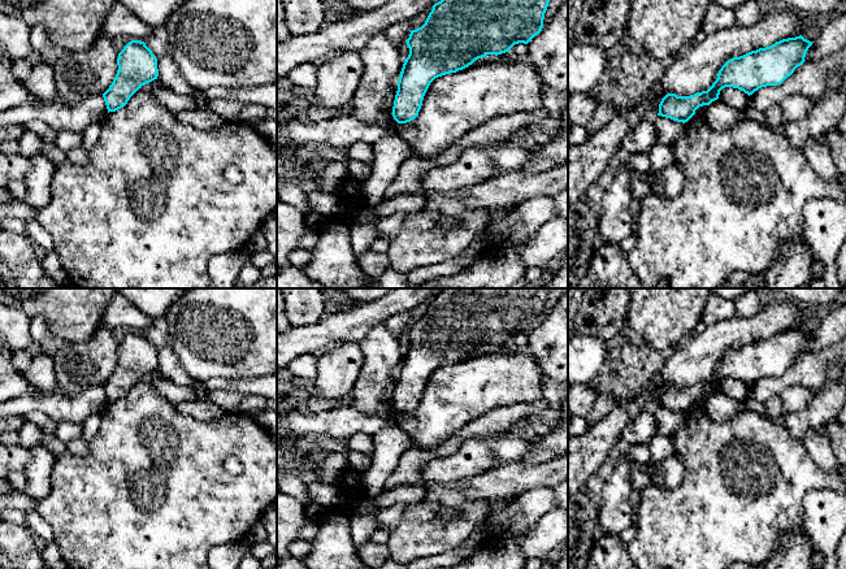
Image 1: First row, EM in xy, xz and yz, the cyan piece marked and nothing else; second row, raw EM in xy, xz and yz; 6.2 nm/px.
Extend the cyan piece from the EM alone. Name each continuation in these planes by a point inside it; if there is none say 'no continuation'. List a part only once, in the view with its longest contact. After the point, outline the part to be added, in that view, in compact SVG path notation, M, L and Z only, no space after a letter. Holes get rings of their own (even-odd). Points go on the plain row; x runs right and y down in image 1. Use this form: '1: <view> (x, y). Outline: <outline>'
no continuation

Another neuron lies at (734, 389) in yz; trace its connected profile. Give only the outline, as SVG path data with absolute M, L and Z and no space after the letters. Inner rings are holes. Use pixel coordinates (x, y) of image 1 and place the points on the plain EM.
M725 378L720 382L719 391L730 399L745 401L749 398L749 386L733 378Z

